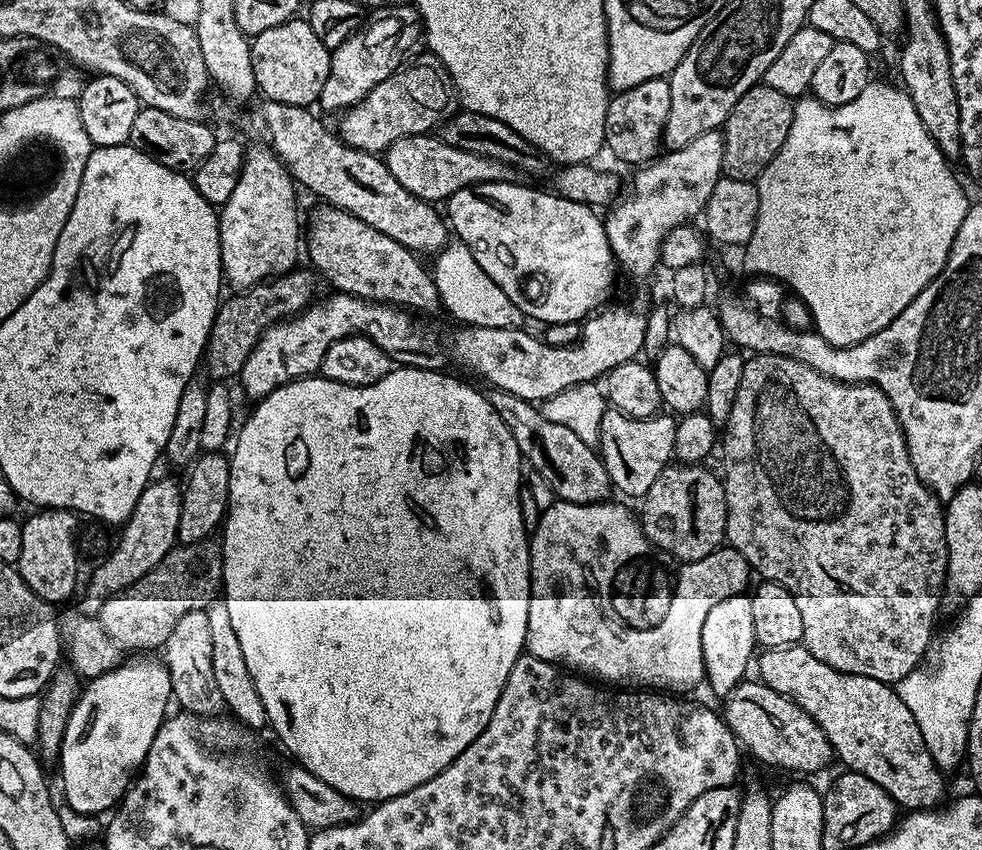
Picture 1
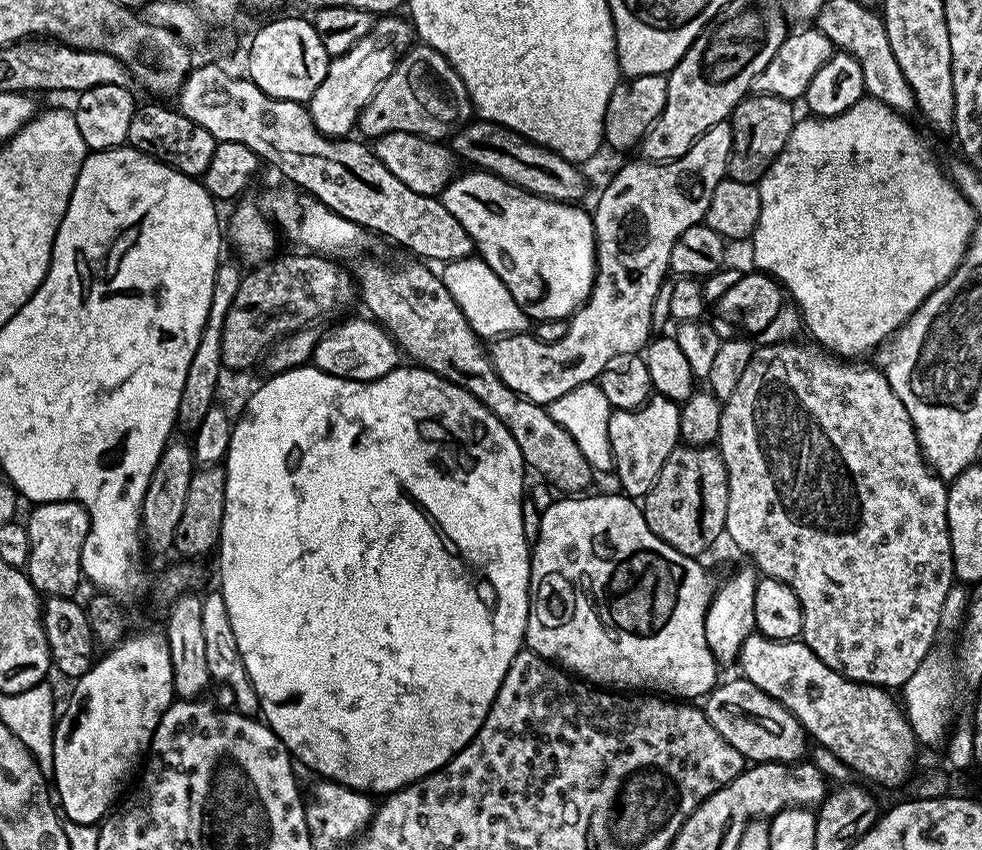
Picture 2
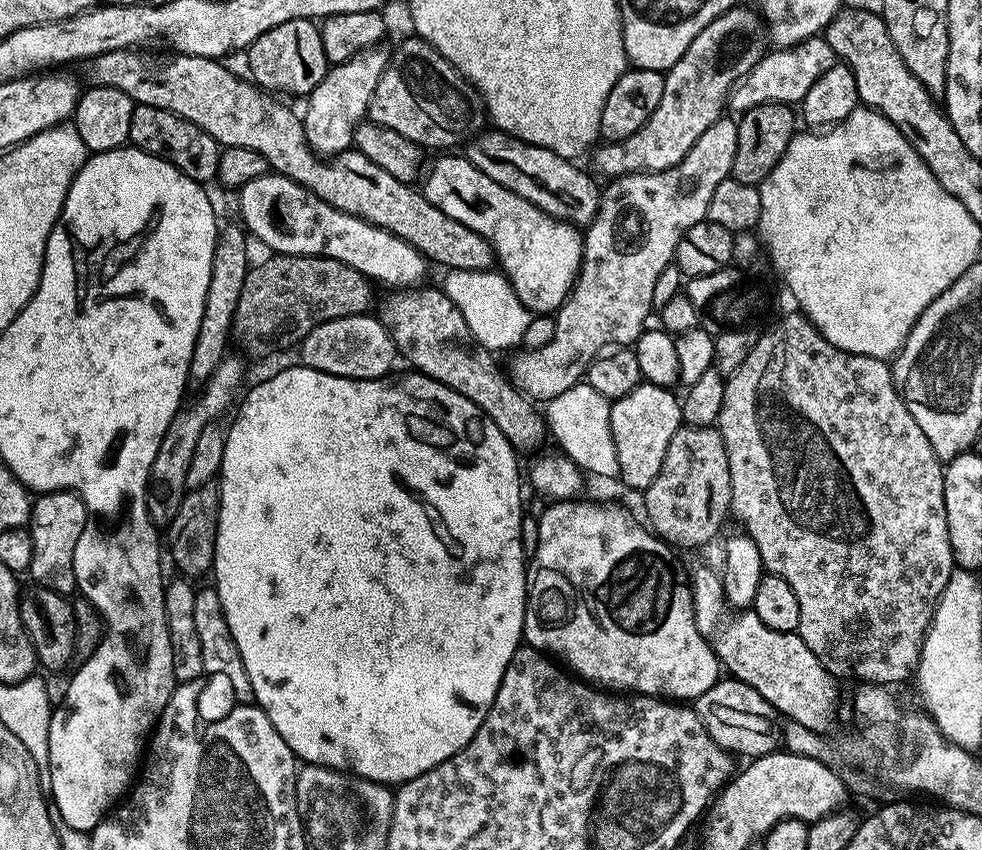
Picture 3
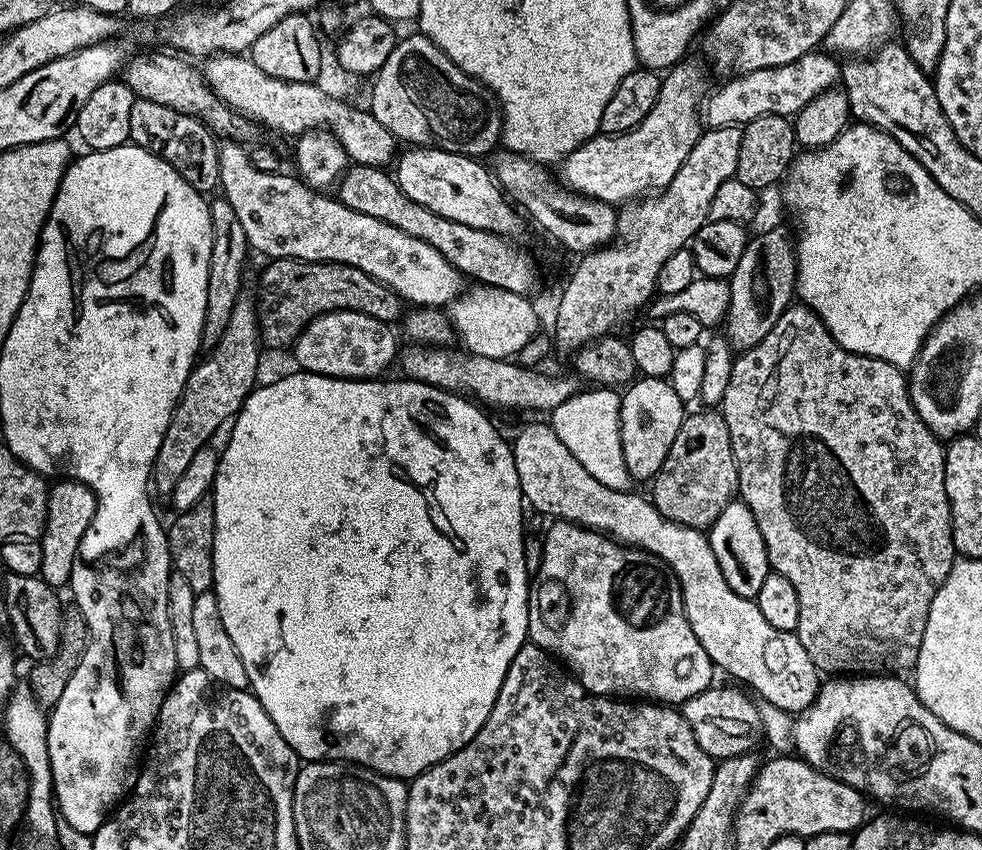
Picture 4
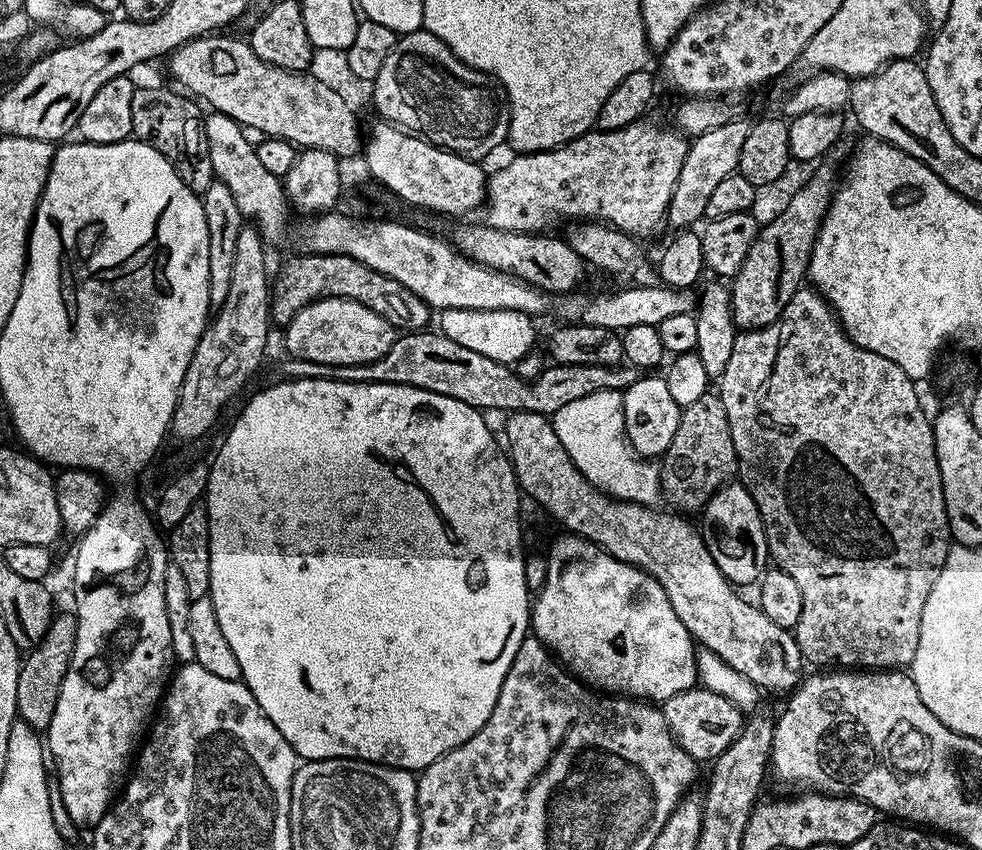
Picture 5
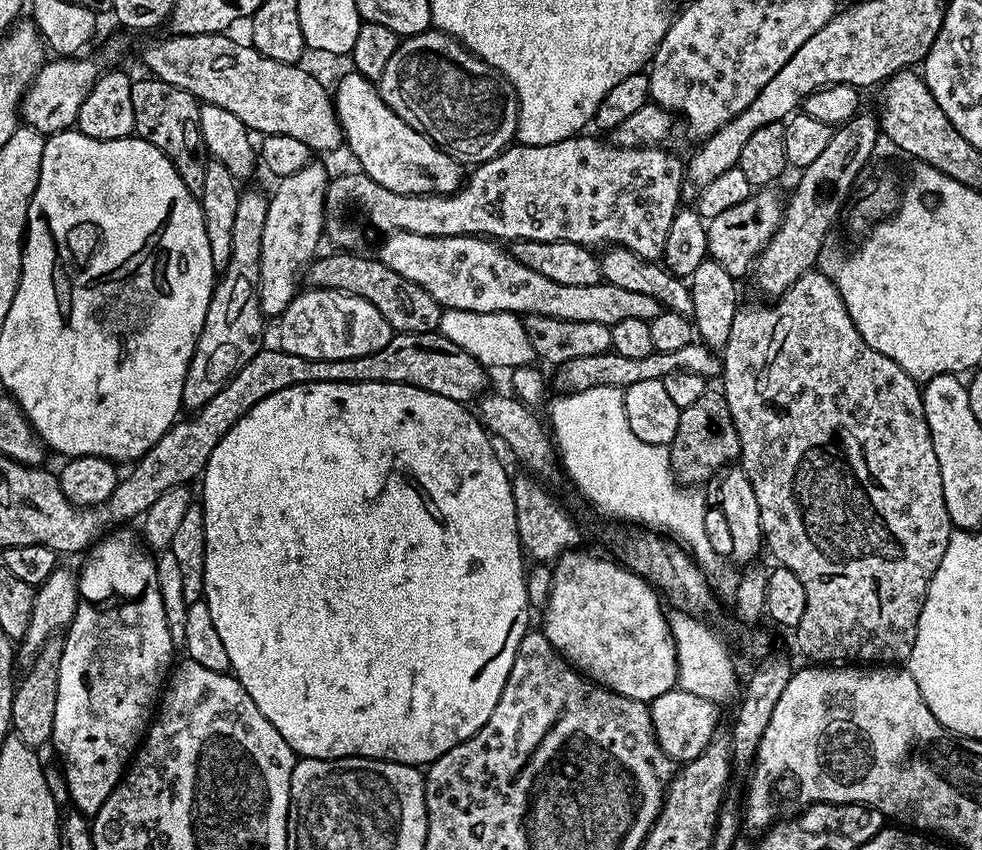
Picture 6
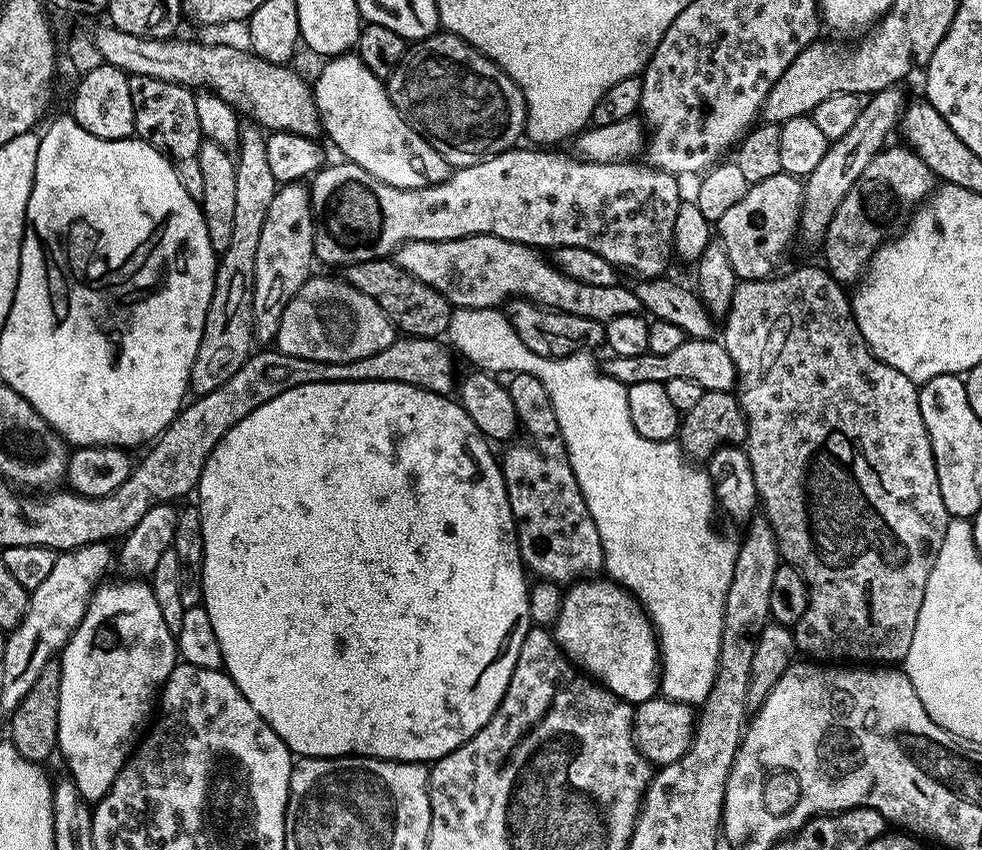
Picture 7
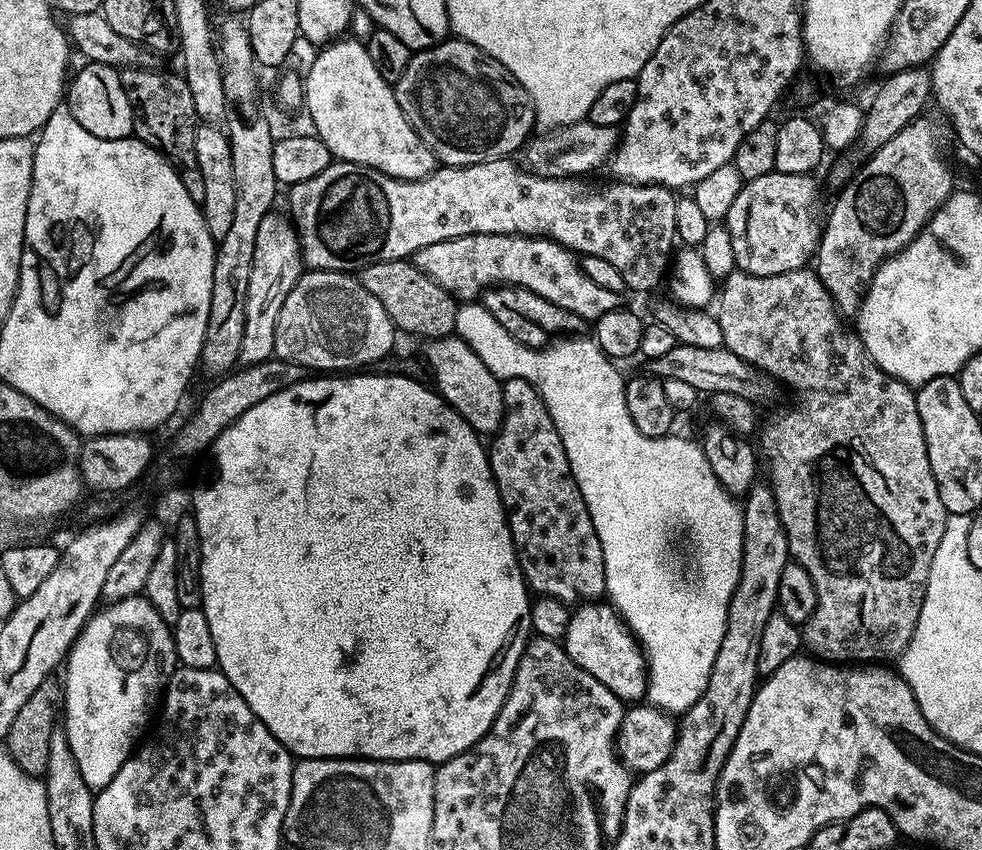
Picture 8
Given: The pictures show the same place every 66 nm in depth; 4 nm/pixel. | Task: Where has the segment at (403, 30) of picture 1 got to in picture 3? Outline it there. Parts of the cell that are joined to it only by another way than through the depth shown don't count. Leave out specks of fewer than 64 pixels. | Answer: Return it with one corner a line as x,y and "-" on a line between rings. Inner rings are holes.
384,46
367,48
341,64
333,64
318,86
307,97
308,109
302,112
306,142
321,158
337,156
353,147
354,133
368,115
368,104
390,59

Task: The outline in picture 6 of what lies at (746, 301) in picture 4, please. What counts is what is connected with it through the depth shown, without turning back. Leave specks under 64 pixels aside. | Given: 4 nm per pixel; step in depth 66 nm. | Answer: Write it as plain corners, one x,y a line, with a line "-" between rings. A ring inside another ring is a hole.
856,116
853,120
846,121
841,128
837,127
830,143
822,150
822,155
799,173
800,181
797,182
792,197
783,205
778,230
761,250
754,265
756,288
762,295
779,298
783,292
790,290
794,282
798,282
798,278
802,278
802,274
817,267
825,251
828,231
835,226
839,216
841,219
853,195
852,187
876,148
876,136
878,137
877,117

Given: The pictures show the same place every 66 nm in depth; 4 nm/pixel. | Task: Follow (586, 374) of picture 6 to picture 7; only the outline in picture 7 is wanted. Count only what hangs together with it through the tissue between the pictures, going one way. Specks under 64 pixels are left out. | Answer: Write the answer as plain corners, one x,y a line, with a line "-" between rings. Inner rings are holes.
686,338
682,346
667,354
647,351
634,354
634,358
609,355
607,359
608,361
603,361
602,371
625,386
638,382
658,382
664,385
670,382
670,378
686,378
690,382
698,382
698,386
702,386
705,392
732,392
738,384
734,358
730,358
724,343
716,338
710,340

